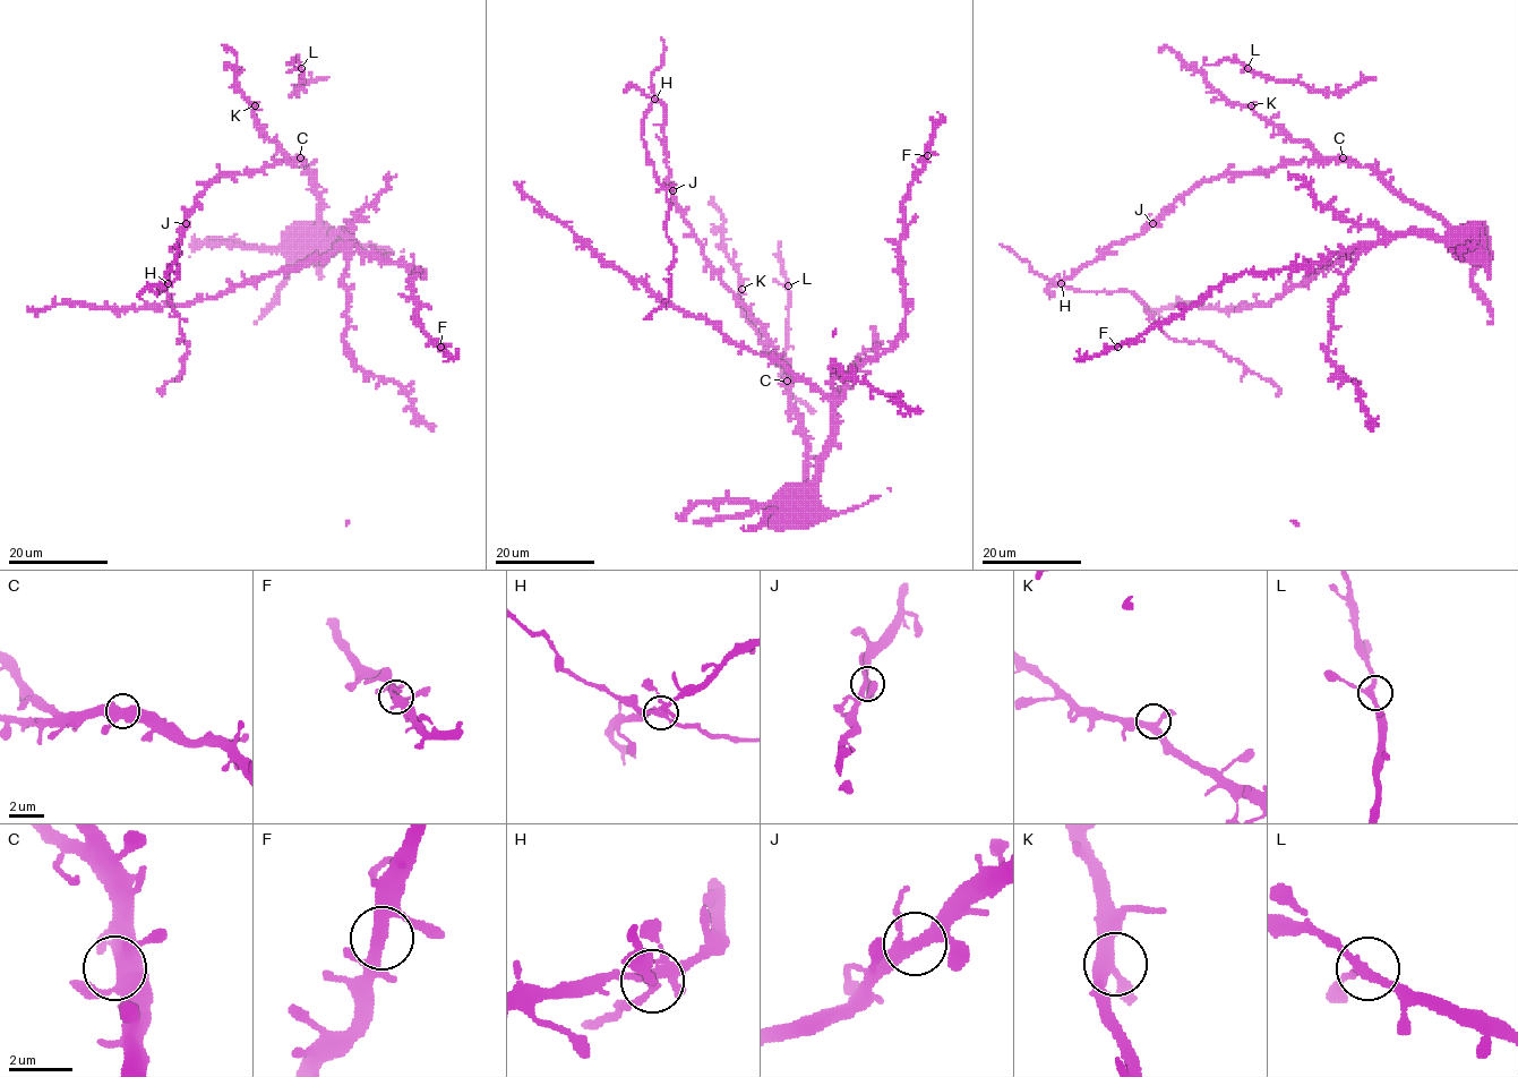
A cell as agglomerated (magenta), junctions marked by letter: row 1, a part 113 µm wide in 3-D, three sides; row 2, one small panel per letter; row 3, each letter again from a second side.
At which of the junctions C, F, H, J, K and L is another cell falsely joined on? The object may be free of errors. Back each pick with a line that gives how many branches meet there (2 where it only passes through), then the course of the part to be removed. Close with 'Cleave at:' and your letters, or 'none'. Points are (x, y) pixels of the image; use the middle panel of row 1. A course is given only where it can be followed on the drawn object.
H: branches 6; course (654, 99), (642, 140), (666, 190), (665, 229), (675, 257), (669, 297), (650, 315)
Cleave at: H

